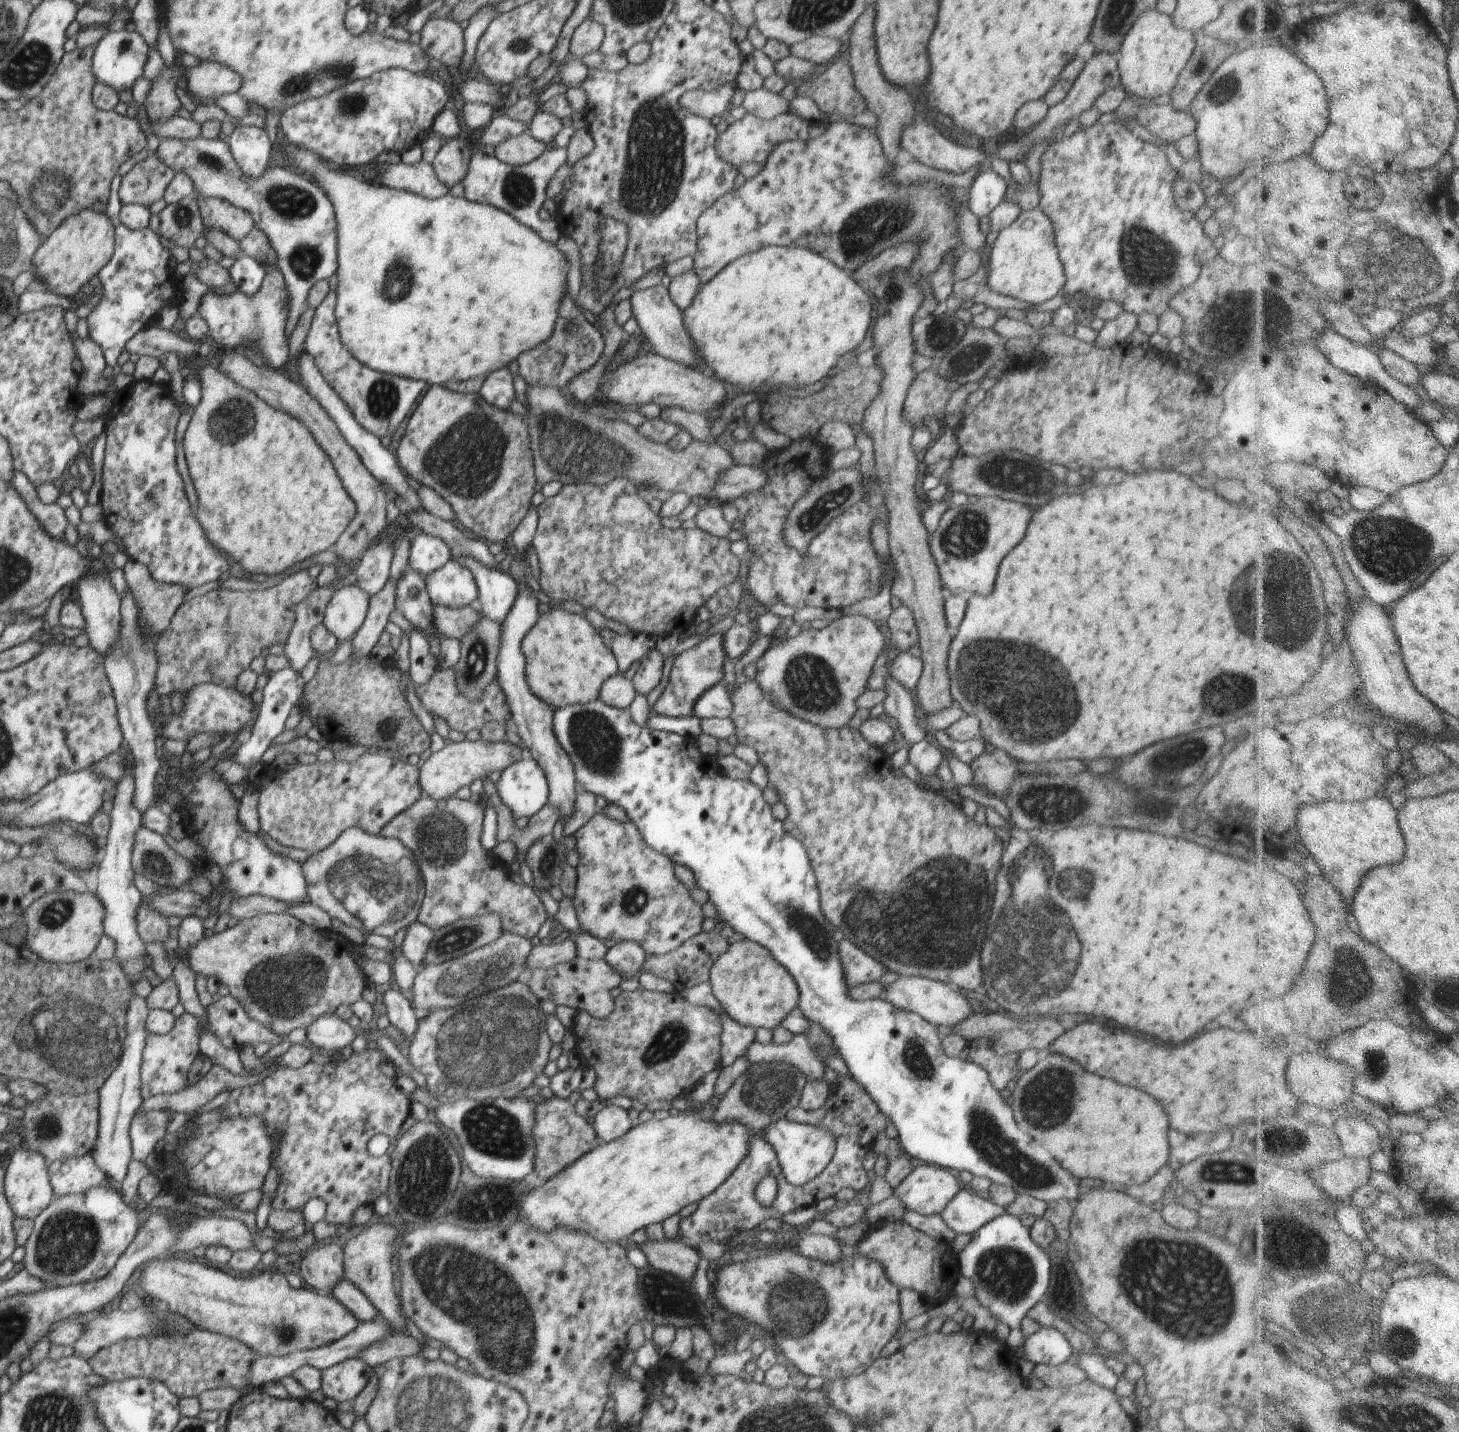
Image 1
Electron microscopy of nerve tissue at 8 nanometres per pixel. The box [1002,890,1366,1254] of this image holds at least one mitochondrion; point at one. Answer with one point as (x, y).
(1048, 1105)

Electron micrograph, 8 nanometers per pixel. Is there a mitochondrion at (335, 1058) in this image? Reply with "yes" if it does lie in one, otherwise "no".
no

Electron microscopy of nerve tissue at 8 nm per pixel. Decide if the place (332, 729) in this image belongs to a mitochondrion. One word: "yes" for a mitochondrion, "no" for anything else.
no

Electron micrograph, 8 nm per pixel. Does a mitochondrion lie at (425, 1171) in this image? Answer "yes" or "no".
yes

